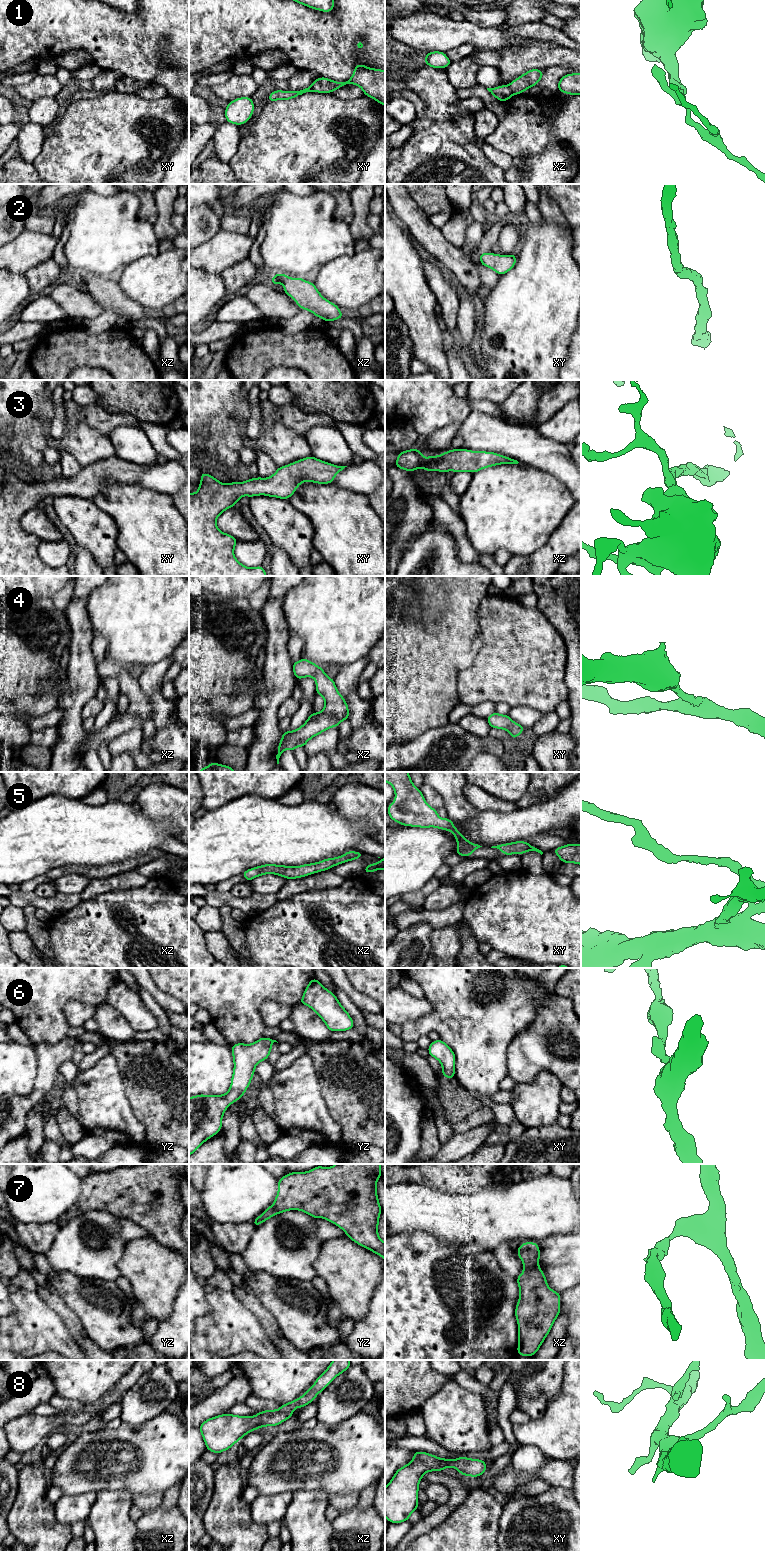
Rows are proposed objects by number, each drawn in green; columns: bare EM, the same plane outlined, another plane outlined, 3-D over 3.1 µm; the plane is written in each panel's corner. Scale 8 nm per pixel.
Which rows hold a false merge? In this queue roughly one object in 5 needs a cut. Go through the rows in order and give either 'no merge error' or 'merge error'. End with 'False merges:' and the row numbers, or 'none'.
1: merge error
2: no merge error
3: no merge error
4: no merge error
5: no merge error
6: no merge error
7: no merge error
8: no merge error
False merges: 1

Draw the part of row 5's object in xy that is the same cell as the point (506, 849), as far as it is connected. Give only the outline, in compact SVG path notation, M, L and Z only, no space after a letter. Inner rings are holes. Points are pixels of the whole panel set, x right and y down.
M516 841L516 842L511 842L507 844L499 844L497 846L492 846L491 848L497 848L504 855L511 855L511 854L520 855L528 851L536 851L541 855L543 854L541 850L533 847L532 845L530 845L525 841Z

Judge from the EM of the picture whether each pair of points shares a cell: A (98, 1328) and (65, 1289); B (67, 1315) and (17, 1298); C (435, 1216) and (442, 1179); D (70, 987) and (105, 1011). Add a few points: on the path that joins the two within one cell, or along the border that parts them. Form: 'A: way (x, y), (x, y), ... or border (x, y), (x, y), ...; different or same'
A: way (94, 1318), (75, 1299); same
B: border (39, 1294), (60, 1317), (68, 1331); different
C: border (417, 1183), (437, 1189), (463, 1193); different
D: border (102, 1002), (95, 1004); different

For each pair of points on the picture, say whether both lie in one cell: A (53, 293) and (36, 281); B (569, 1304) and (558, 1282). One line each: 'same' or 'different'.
A: different
B: different

